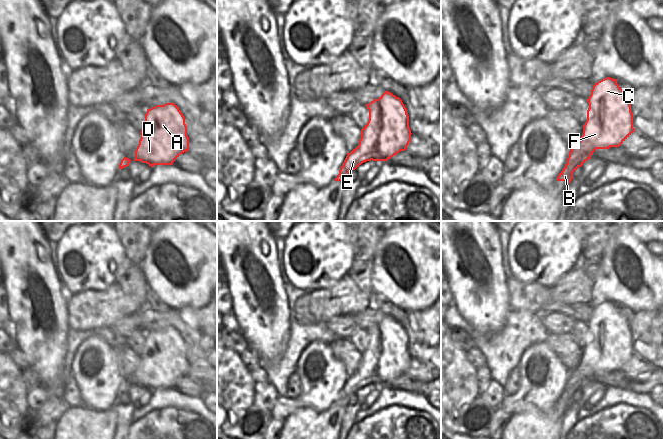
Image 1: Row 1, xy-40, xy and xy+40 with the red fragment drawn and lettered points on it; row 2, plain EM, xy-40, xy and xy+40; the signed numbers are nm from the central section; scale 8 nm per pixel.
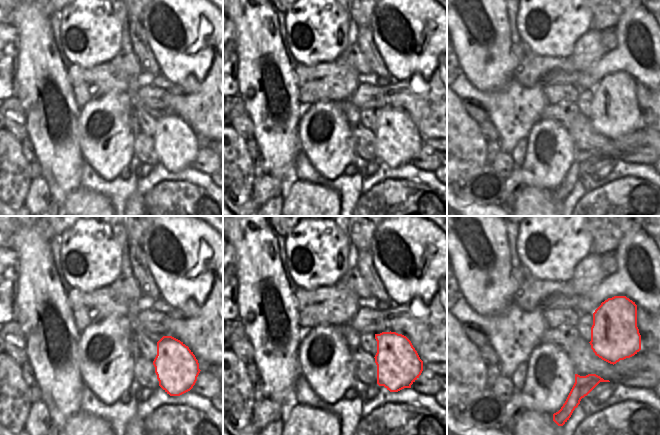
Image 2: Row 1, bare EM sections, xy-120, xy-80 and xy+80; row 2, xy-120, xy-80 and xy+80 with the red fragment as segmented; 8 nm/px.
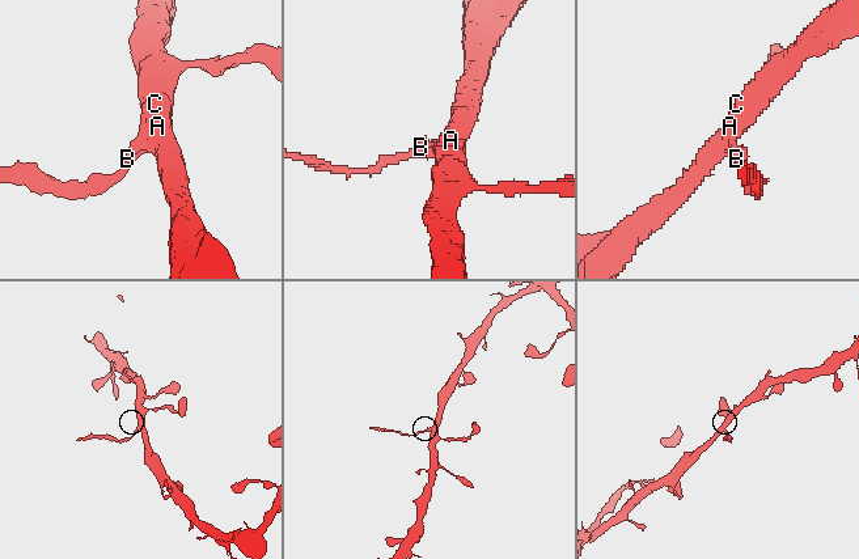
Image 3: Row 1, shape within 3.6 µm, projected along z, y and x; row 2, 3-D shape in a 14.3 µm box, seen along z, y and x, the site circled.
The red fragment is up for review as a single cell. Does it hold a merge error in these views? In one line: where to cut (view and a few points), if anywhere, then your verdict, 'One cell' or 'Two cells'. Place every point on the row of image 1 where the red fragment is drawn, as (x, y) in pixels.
Split along xy (357, 146), (364, 154), (373, 154), (375, 156). Two cells.

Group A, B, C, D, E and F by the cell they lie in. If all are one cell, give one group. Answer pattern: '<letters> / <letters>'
A C D F / B E

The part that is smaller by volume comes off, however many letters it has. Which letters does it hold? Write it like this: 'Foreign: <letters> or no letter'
Foreign: B, E.

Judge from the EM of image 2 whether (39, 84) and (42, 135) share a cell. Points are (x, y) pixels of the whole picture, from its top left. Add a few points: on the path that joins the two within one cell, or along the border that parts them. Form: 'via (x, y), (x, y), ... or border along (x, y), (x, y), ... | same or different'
via (39, 97), (42, 101), (42, 122) | same

